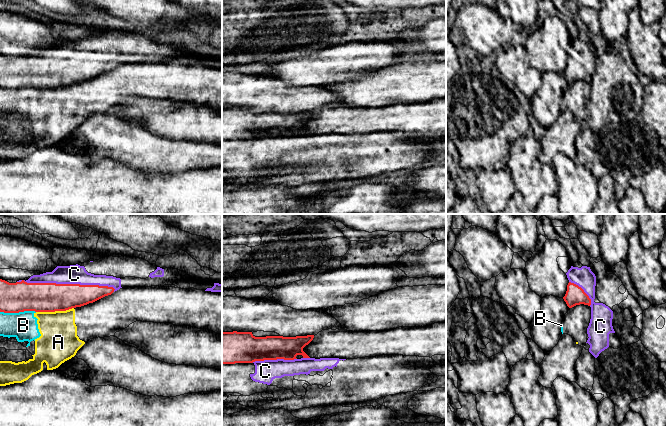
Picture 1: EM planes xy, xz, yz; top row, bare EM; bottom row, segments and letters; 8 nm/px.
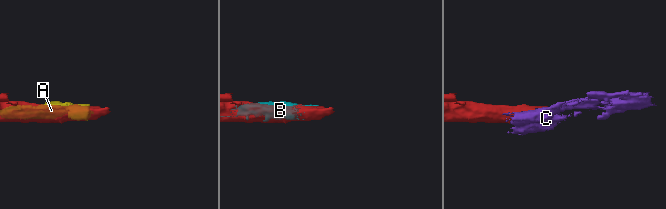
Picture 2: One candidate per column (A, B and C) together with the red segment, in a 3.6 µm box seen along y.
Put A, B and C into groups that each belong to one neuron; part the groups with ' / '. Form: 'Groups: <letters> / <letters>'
Groups: A B / C

